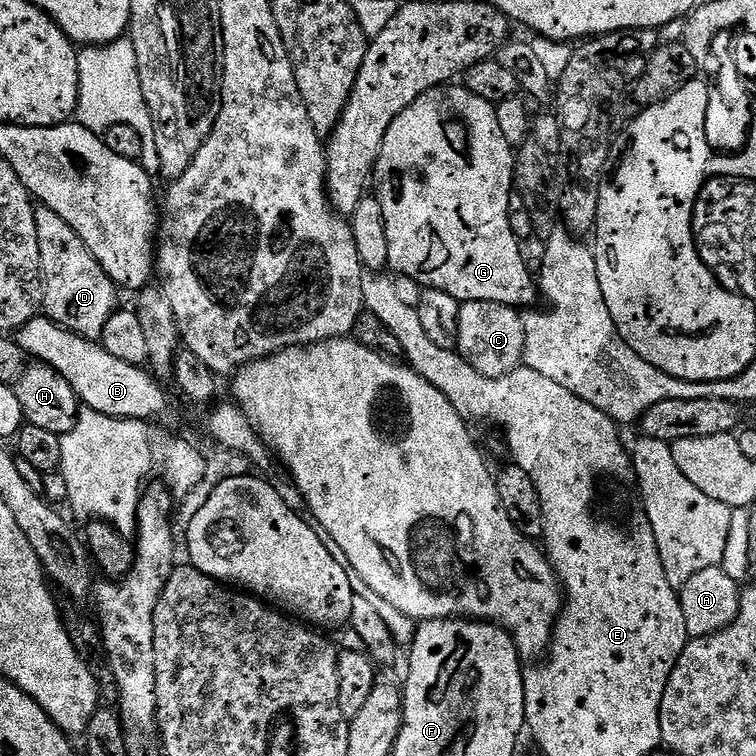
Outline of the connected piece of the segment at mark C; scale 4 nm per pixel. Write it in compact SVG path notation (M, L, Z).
M469 300L461 303L458 318L456 348L478 374L498 378L521 367L524 359L524 318L515 308L507 304L491 304Z

